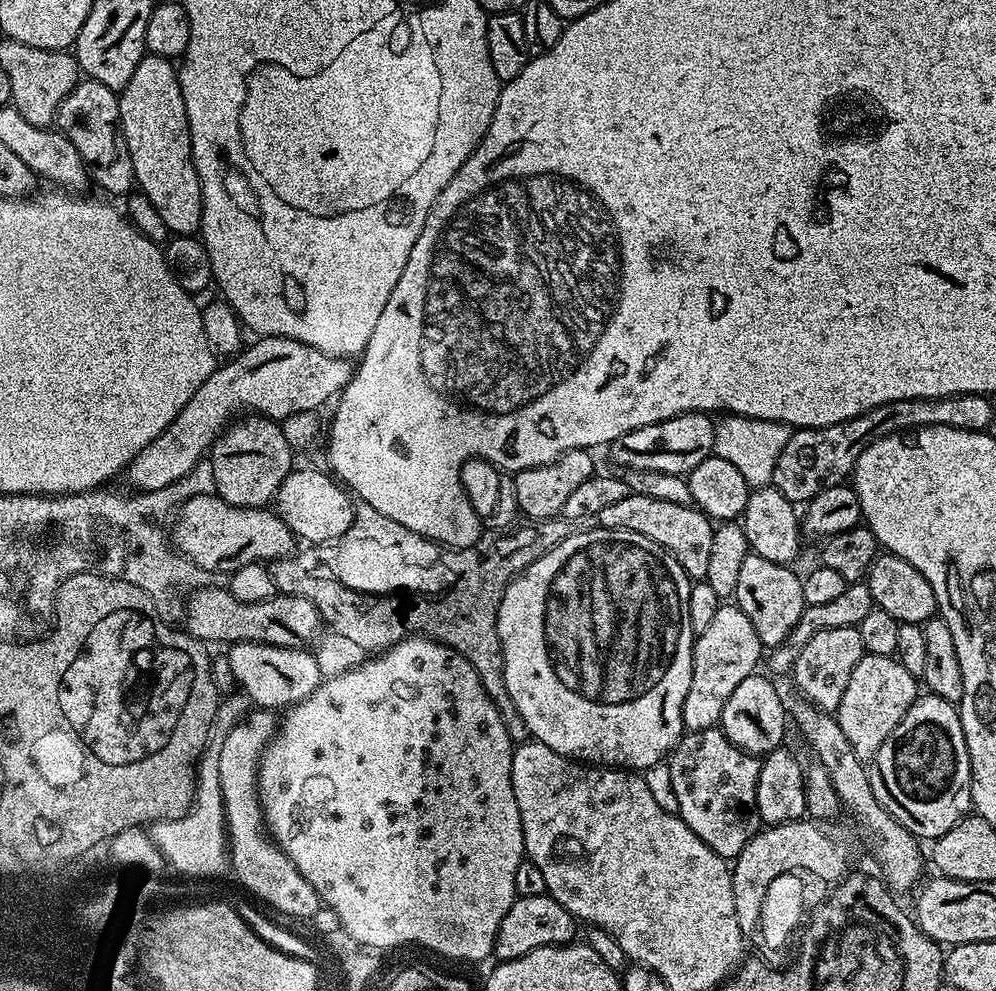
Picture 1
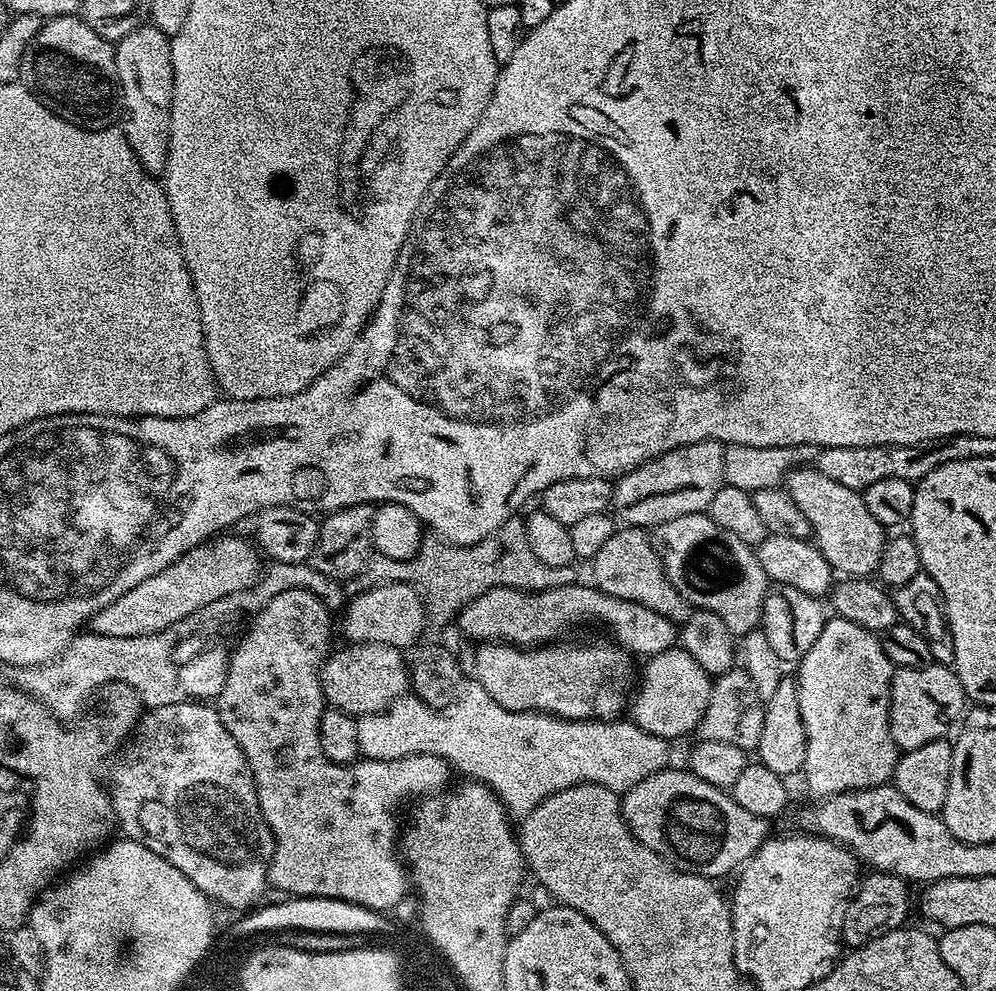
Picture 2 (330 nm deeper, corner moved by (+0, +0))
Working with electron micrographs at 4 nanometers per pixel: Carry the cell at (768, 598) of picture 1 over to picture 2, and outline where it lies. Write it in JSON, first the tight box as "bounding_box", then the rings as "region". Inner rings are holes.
{"bounding_box":[650,512,770,638],"region":[[[703,512],[686,514],[682,518],[670,518],[670,522],[662,522],[651,529],[650,539],[656,553],[660,555],[668,581],[680,591],[682,598],[686,598],[693,609],[705,608],[718,614],[718,618],[726,622],[726,627],[737,638],[743,638],[748,632],[761,627],[762,606],[770,581],[766,570],[762,570],[758,562],[753,545],[742,542],[742,538],[730,534],[730,530],[718,526]]]}

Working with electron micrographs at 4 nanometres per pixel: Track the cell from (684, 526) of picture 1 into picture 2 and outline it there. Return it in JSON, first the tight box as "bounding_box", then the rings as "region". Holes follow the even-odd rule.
{"bounding_box":[592,527,693,625],"region":[[[621,527],[602,545],[602,550],[592,557],[592,573],[596,576],[595,587],[610,594],[614,598],[622,598],[630,602],[638,602],[662,614],[662,618],[670,618],[670,622],[681,625],[690,618],[693,607],[678,589],[668,581],[660,555],[652,545],[649,533],[642,528]]]}

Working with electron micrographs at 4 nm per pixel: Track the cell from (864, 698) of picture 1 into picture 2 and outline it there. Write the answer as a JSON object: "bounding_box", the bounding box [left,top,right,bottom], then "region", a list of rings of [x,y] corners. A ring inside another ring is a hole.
{"bounding_box":[888,662,965,752],"region":[[[934,662],[922,670],[896,668],[892,673],[888,725],[897,749],[909,752],[926,742],[945,739],[952,719],[954,724],[965,708],[964,687],[951,667]]]}

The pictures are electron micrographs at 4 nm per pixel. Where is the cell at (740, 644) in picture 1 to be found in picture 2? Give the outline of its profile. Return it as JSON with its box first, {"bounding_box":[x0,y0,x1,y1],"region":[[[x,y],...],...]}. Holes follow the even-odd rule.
{"bounding_box":[630,646,713,742],"region":[[[679,646],[649,656],[643,664],[644,673],[641,676],[639,673],[636,697],[634,692],[630,700],[631,719],[642,730],[669,742],[675,741],[675,736],[695,733],[696,727],[702,722],[702,714],[706,714],[706,706],[710,706],[713,677]]]}

